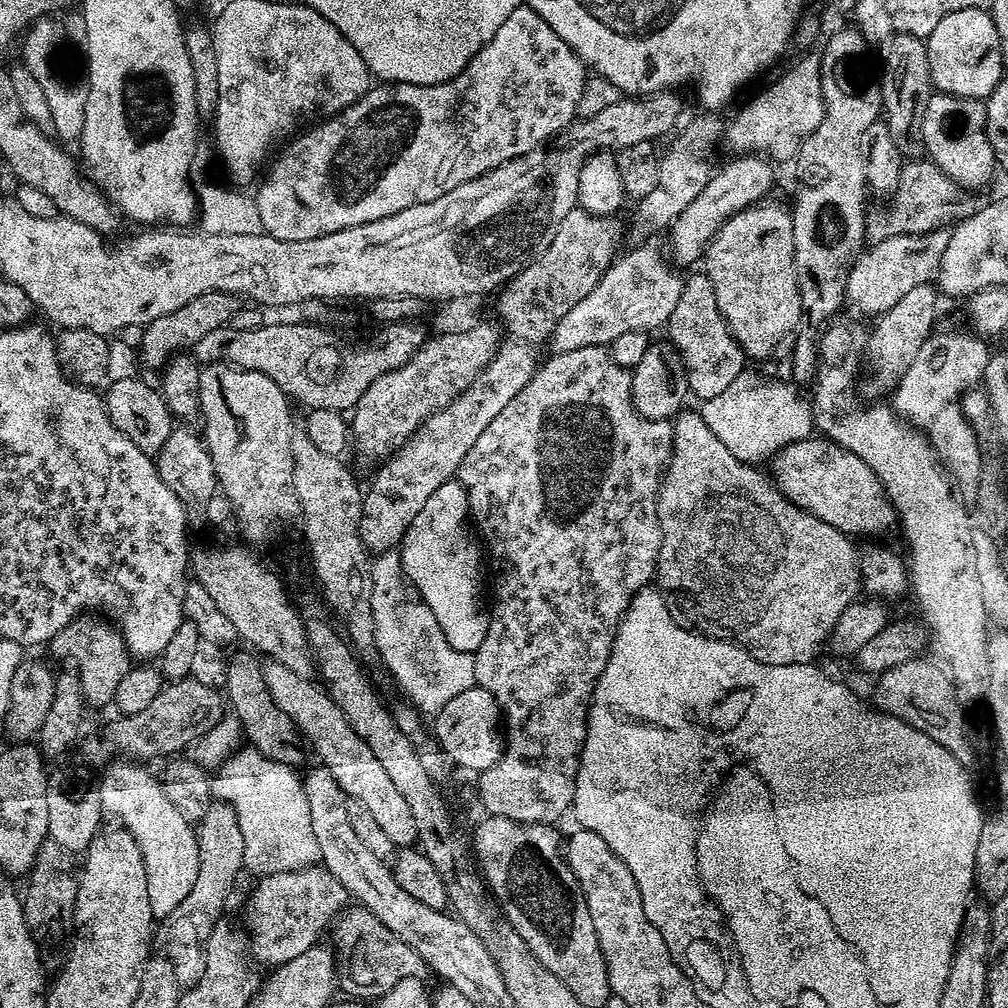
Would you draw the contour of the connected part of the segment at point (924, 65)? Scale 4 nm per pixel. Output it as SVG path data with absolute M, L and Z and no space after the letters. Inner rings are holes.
M893 31L891 39L886 45L888 53L884 56L884 77L879 77L880 102L883 111L886 113L886 123L890 134L894 138L894 146L902 150L908 150L912 143L917 143L922 118L926 114L928 98L932 95L932 79L930 78L930 62L928 61L928 46L921 37L905 32Z

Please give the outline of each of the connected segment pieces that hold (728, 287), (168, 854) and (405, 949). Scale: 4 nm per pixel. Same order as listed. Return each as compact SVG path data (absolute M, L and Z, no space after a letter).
M761 202L751 208L743 208L741 212L733 212L715 238L708 243L702 257L702 268L714 286L718 310L749 361L787 357L796 345L797 335L802 328L798 278L794 270L792 213L787 207L779 208L776 204L768 203Z
M112 762L103 769L104 777L98 781L100 790L100 801L104 807L104 812L110 817L113 816L113 821L119 822L128 833L134 838L134 842L138 842L138 846L142 850L142 862L146 866L146 886L150 890L150 902L152 903L152 915L156 918L163 918L170 914L170 910L174 910L174 906L178 906L178 902L182 902L182 898L186 898L186 894L190 894L190 889L194 887L194 878L198 878L198 842L196 841L196 828L194 824L187 821L186 818L178 812L178 806L174 806L174 802L170 802L170 798L166 798L166 790L163 783L159 779L156 780L147 772L145 765L140 762Z
M348 906L336 917L330 928L332 934L331 947L334 955L341 965L352 968L352 980L341 979L338 984L339 991L352 998L359 998L367 1002L371 998L379 998L394 990L398 982L404 978L414 978L425 971L426 965L417 952L394 930L382 926L370 910L359 906Z

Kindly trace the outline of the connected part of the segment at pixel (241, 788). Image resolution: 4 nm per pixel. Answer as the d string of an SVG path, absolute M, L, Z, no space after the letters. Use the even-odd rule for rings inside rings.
M244 746L220 765L211 781L213 797L223 800L238 814L247 871L263 877L320 864L318 838L314 838L310 822L310 802L306 802L301 773L293 765L271 760L257 748Z

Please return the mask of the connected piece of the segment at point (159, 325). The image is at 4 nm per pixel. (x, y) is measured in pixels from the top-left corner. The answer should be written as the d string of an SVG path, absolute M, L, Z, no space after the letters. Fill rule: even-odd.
M207 292L198 294L198 298L186 302L186 306L178 306L178 310L170 314L162 314L162 318L154 318L154 322L143 325L141 332L144 333L140 336L140 346L138 344L139 363L143 367L145 364L148 368L163 369L173 356L191 349L202 338L206 338L210 330L229 327L241 306L242 300L237 293Z

